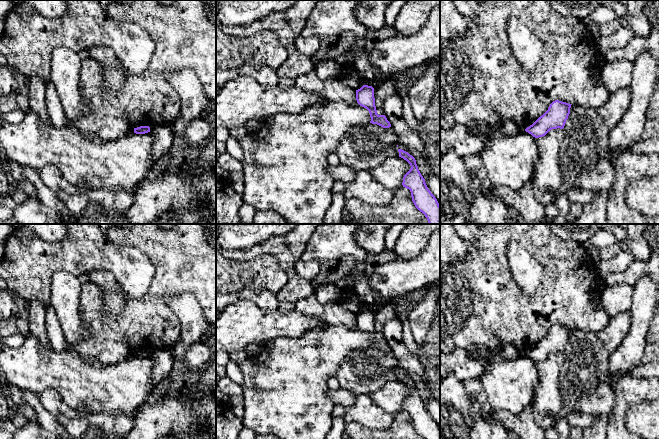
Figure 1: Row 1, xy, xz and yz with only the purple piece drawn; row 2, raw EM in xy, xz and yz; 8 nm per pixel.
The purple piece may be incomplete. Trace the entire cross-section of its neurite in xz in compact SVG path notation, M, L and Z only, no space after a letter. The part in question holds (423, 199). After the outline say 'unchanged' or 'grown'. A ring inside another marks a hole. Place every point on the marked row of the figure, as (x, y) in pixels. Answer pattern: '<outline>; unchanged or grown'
M398 149L398 152L399 157L406 160L411 166L410 170L403 177L403 187L410 190L415 207L425 215L428 223L440 224L440 205L428 189L415 158L402 149Z; unchanged

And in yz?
M559 100L553 101L548 110L525 131L533 137L539 138L545 136L552 129L563 129L570 114L571 105Z; unchanged

